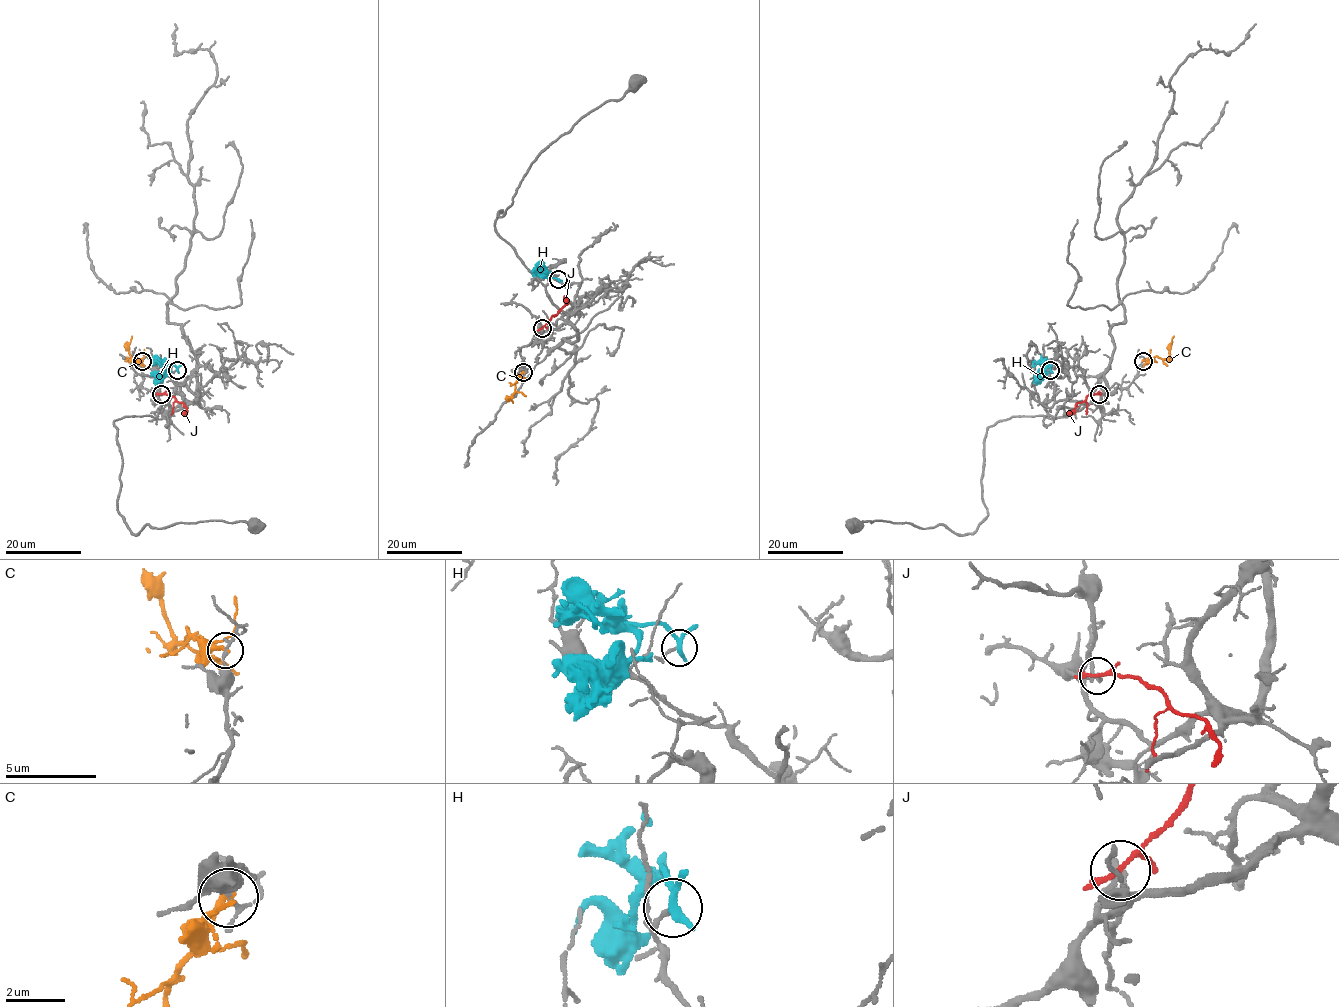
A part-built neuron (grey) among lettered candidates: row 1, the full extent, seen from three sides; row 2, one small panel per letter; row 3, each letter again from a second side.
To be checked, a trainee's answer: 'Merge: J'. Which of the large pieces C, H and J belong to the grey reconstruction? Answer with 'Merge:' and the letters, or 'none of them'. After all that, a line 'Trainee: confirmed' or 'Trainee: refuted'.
Merge: none of them
Trainee: refuted

